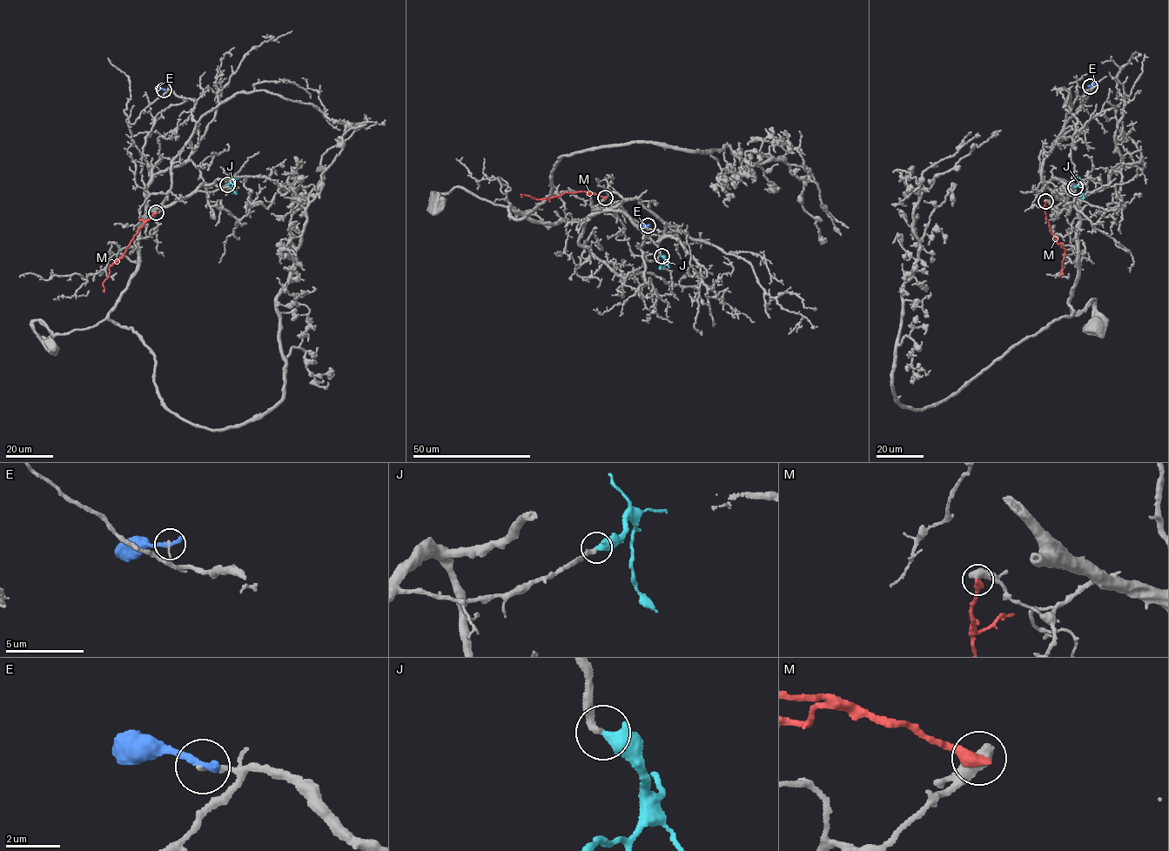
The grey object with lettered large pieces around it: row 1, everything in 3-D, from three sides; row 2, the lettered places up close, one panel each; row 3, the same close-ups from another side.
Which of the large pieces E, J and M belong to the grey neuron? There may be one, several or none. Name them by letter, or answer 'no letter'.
J

